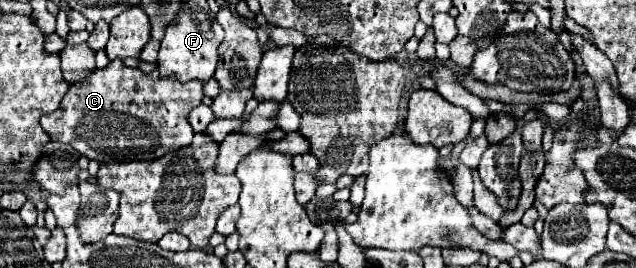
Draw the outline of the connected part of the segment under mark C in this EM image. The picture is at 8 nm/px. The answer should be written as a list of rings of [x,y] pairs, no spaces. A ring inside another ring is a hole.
[[[115,59],[105,69],[95,69],[83,81],[73,83],[63,97],[59,109],[41,117],[41,127],[53,141],[69,143],[77,153],[85,155],[87,159],[153,161],[169,151],[191,145],[195,131],[187,123],[187,115],[193,107],[201,105],[201,99],[201,81],[179,83],[175,77],[161,79],[157,69],[151,73],[143,73],[137,67],[125,67],[119,59]],[[155,133],[161,137],[157,139],[161,145],[155,145],[151,141]]]

